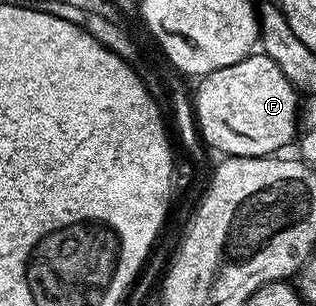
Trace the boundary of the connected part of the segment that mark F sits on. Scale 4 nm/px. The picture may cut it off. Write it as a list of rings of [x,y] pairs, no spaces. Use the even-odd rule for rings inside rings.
[[[251,52],[232,67],[207,73],[197,85],[198,94],[192,97],[194,116],[201,139],[211,150],[219,149],[228,157],[268,157],[295,140],[300,94],[266,53]]]

